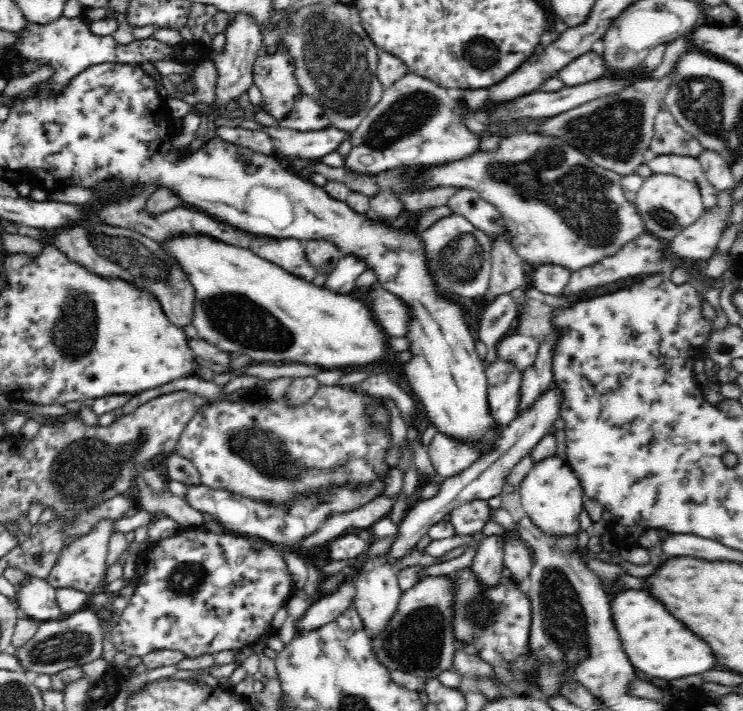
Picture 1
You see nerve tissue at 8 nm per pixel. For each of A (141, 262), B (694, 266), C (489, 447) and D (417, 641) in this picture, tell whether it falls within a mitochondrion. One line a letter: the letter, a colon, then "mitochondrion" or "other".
A: mitochondrion
B: other
C: other
D: mitochondrion

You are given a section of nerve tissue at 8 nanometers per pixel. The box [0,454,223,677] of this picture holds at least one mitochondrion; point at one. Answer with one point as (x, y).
(70, 645)

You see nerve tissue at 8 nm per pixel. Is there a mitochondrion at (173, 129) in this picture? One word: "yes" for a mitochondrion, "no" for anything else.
no

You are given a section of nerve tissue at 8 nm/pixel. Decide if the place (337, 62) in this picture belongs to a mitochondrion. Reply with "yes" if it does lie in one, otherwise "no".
yes

